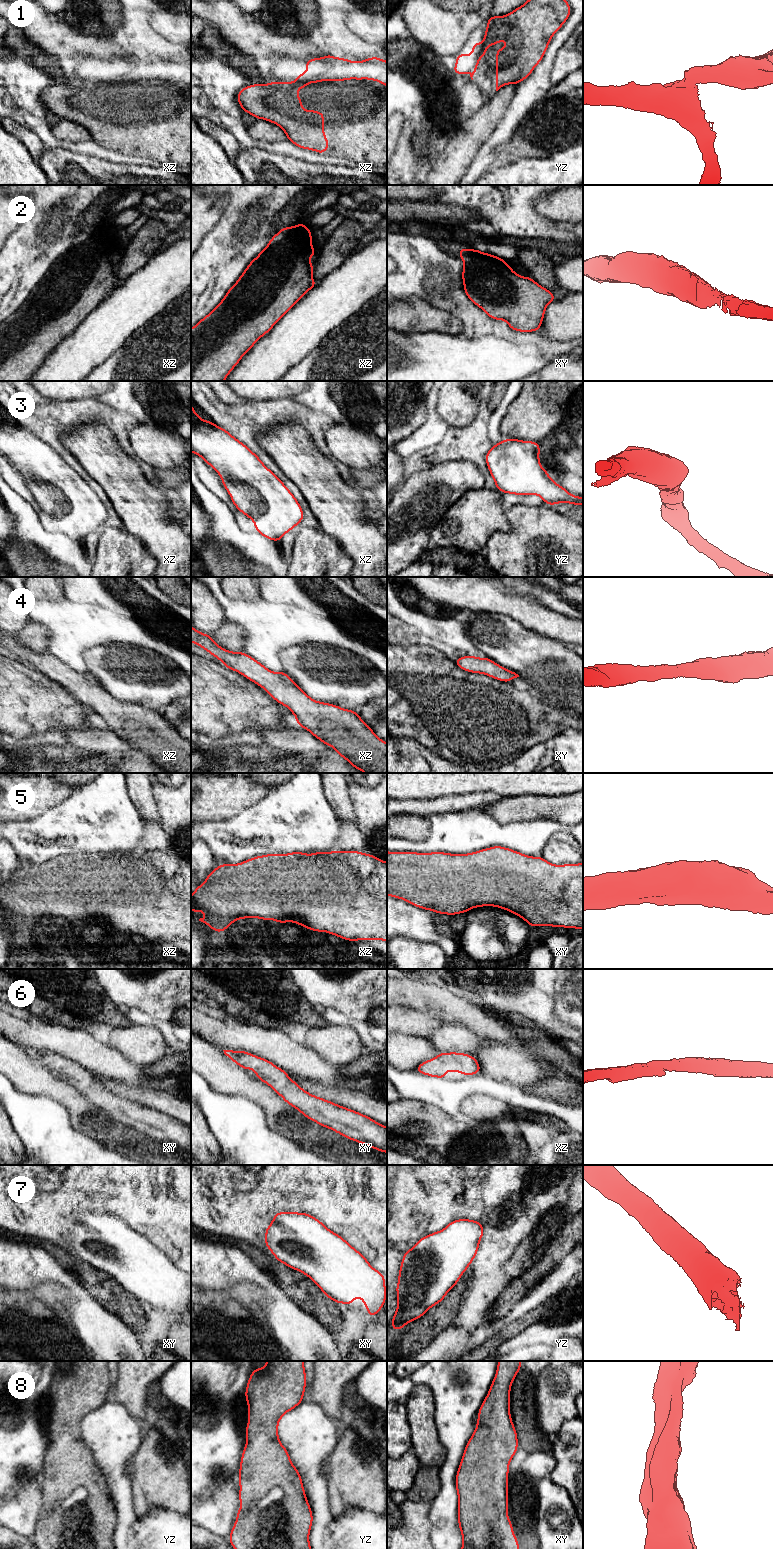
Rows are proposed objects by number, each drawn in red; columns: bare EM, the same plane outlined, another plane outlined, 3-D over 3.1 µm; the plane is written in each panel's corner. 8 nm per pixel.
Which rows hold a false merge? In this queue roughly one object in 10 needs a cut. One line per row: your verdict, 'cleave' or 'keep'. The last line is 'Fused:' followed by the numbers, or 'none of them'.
1: cleave
2: keep
3: keep
4: keep
5: keep
6: keep
7: keep
8: keep
Fused: 1

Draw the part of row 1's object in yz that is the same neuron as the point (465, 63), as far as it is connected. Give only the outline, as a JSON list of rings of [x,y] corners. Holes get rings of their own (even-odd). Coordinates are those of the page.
[[[473,43],[471,46],[473,52],[471,54],[465,55],[462,53],[456,55],[455,59],[457,60],[457,63],[455,64],[452,72],[460,75],[467,74],[476,65],[482,46],[482,43]]]

